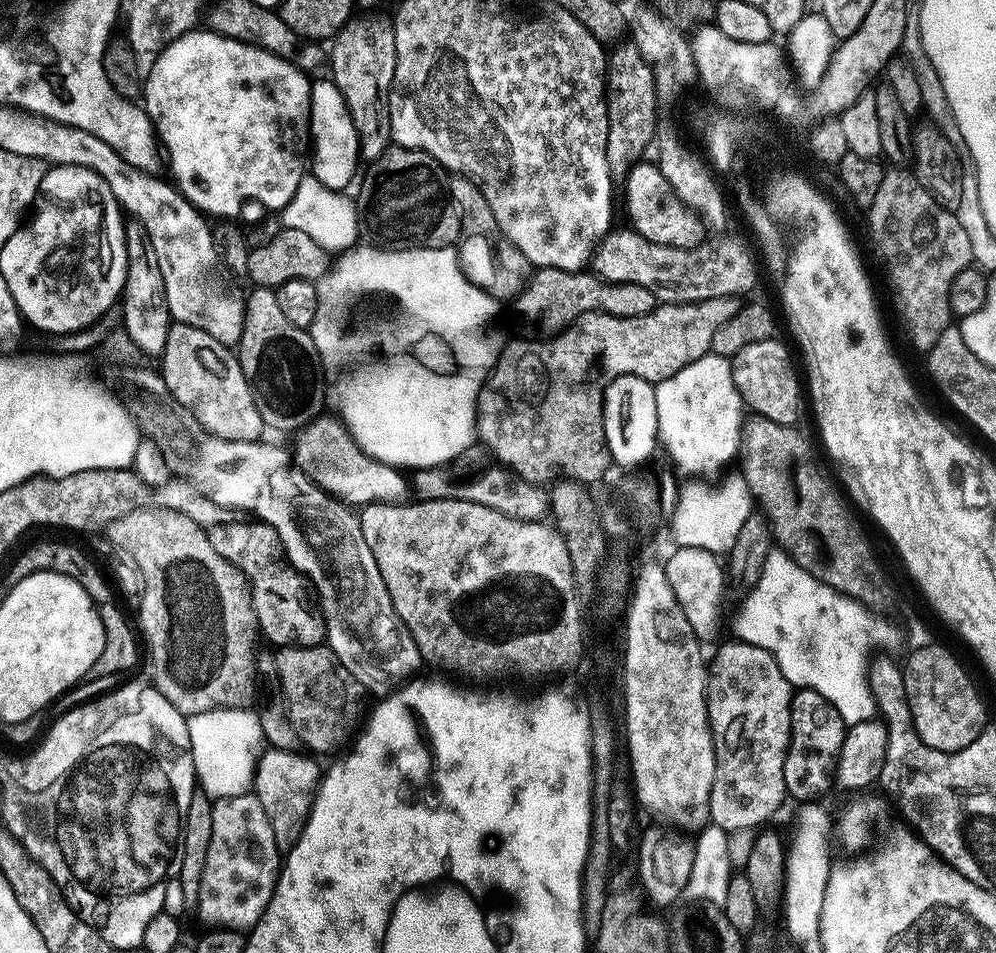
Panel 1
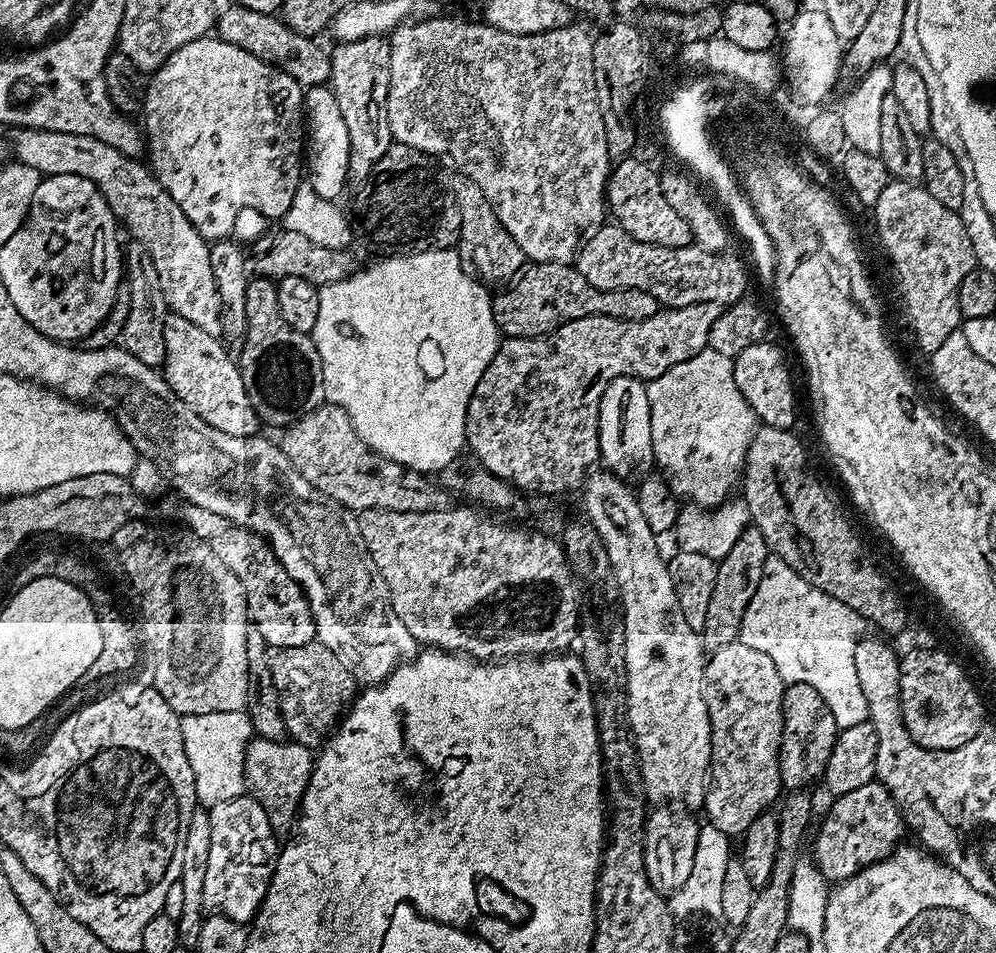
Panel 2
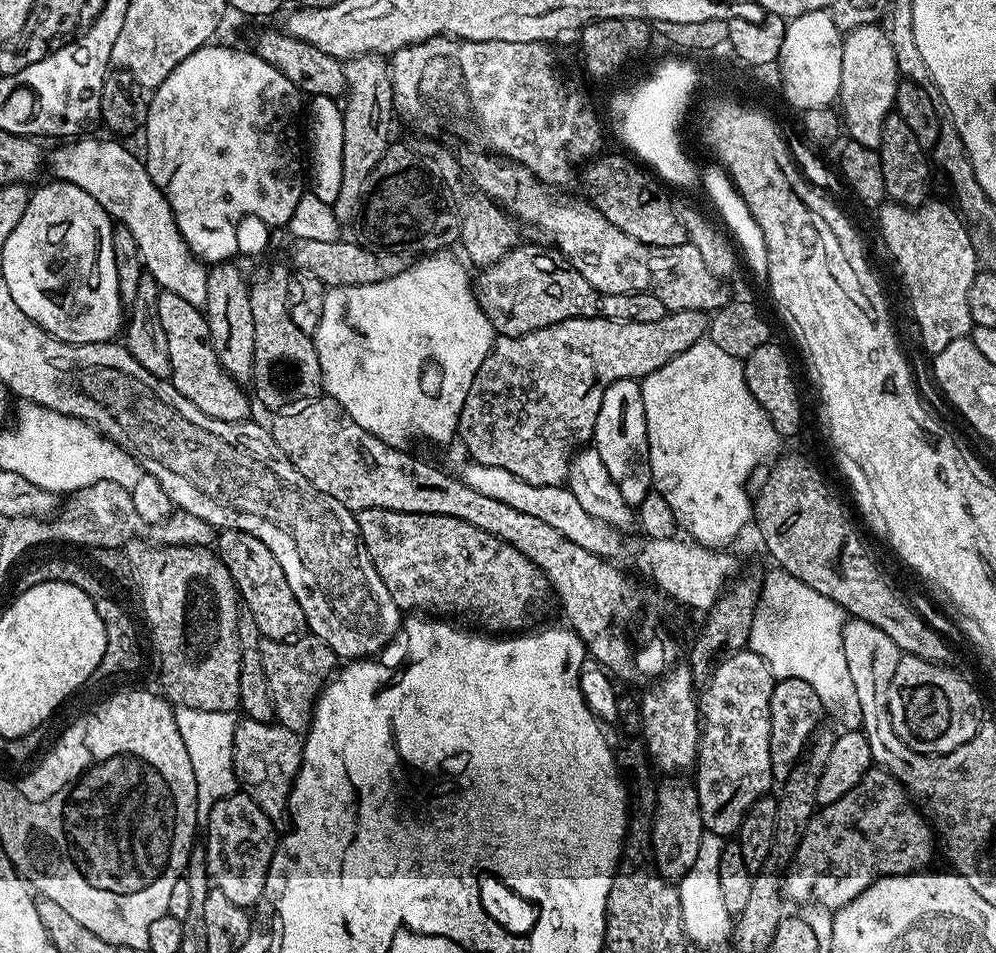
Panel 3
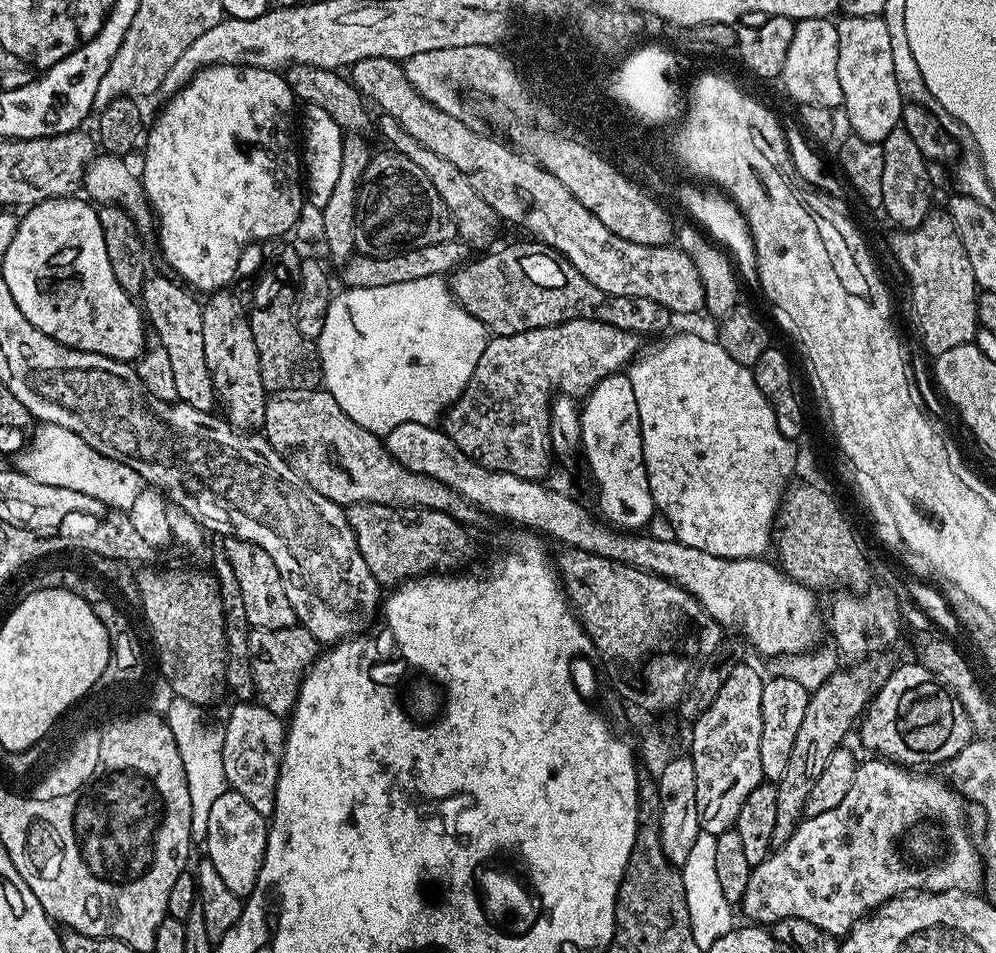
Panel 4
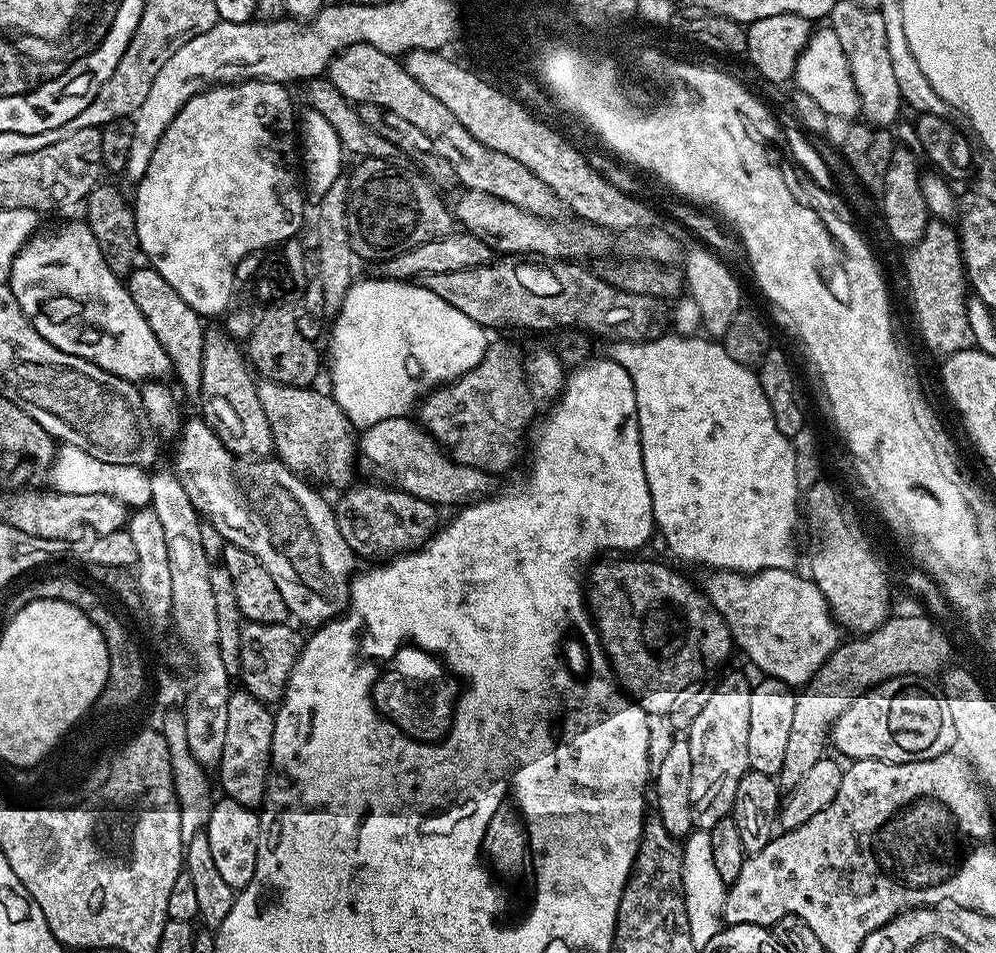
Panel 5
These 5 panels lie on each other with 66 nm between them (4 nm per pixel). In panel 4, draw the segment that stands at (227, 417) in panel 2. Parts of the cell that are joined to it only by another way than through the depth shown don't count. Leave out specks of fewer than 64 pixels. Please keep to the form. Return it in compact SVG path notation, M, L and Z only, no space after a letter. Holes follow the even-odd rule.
M149 275L138 300L151 331L159 338L160 344L166 346L166 354L174 373L176 400L181 404L194 406L194 410L212 412L214 406L217 407L218 399L211 382L210 370L206 366L202 344L202 304L199 299L195 300L197 297L183 283L177 282L171 275L168 276Z

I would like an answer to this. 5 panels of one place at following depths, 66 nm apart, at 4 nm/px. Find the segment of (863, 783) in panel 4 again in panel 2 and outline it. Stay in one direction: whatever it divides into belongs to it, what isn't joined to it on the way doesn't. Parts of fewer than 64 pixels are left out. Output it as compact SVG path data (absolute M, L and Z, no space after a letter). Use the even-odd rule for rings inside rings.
M873 782L866 786L858 786L858 790L850 790L850 794L837 796L831 803L832 809L829 810L828 817L821 822L820 829L816 832L816 856L814 855L814 863L825 880L829 882L847 880L860 869L869 868L870 865L885 860L896 851L901 843L900 835L906 832L906 825L892 801L891 794L884 789L883 784Z

